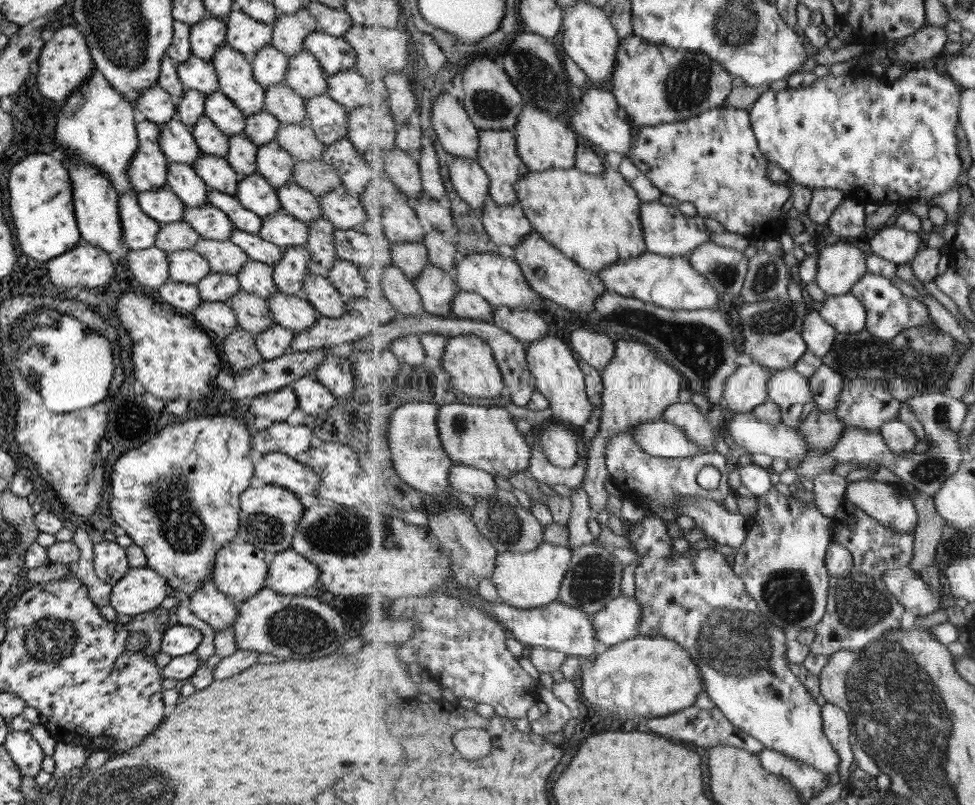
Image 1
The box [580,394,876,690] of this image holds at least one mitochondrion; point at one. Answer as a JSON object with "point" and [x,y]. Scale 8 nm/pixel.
{"point":[731,640]}

